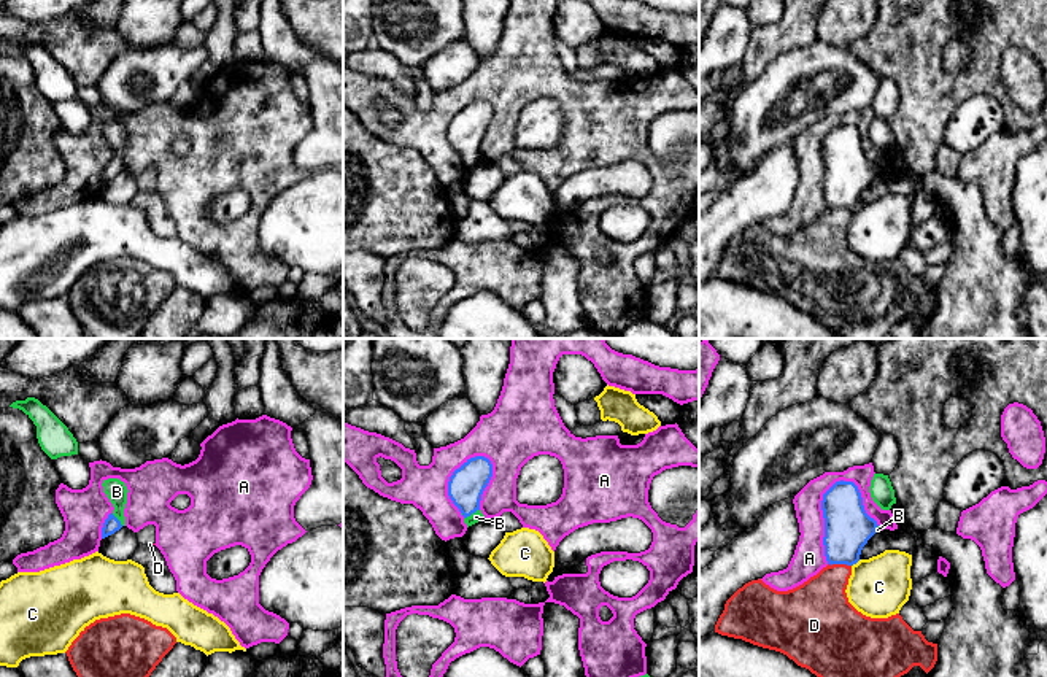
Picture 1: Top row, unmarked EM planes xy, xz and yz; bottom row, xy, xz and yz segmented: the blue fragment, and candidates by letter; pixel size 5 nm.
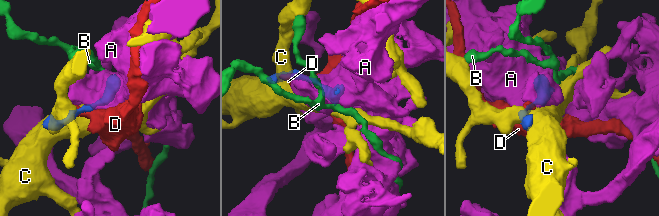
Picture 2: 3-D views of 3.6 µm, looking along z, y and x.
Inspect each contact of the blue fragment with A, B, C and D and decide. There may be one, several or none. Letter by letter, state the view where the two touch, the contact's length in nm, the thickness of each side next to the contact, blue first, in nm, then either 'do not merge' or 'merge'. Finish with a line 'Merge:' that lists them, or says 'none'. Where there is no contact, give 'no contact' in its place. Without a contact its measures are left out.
A: contact in yz; length 440 nm; calibres 240 and 160 nm; do not merge
B: contact in xz; length 90 nm; calibres 180 and 50 nm; merge
C: contact in yz; length 60 nm; calibres 240 and 300 nm; do not merge
D: contact in yz; length 120 nm; calibres 240 and 300 nm; do not merge
Merge: B

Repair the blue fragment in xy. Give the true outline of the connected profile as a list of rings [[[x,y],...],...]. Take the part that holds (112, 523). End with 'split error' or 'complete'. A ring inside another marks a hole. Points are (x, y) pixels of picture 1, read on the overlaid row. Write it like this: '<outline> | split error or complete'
[[[119,478],[103,480],[102,486],[103,493],[114,507],[114,510],[108,515],[102,528],[102,539],[105,539],[119,531],[122,526],[126,526],[124,509],[127,504],[129,489],[126,483],[121,482]]] | split error

